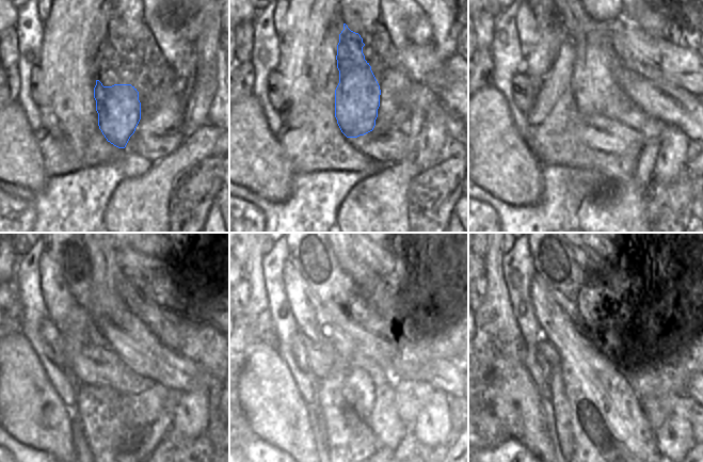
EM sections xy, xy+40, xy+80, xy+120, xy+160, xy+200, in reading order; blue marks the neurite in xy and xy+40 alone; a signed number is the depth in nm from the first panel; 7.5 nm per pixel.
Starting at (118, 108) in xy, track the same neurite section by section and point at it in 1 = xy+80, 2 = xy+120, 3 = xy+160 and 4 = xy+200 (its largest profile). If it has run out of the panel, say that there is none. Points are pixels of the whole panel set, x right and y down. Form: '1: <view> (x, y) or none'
1: xy+80 (594, 88)
2: xy+120 (110, 311)
3: xy+160 (360, 311)
4: xy+200 (594, 261)

